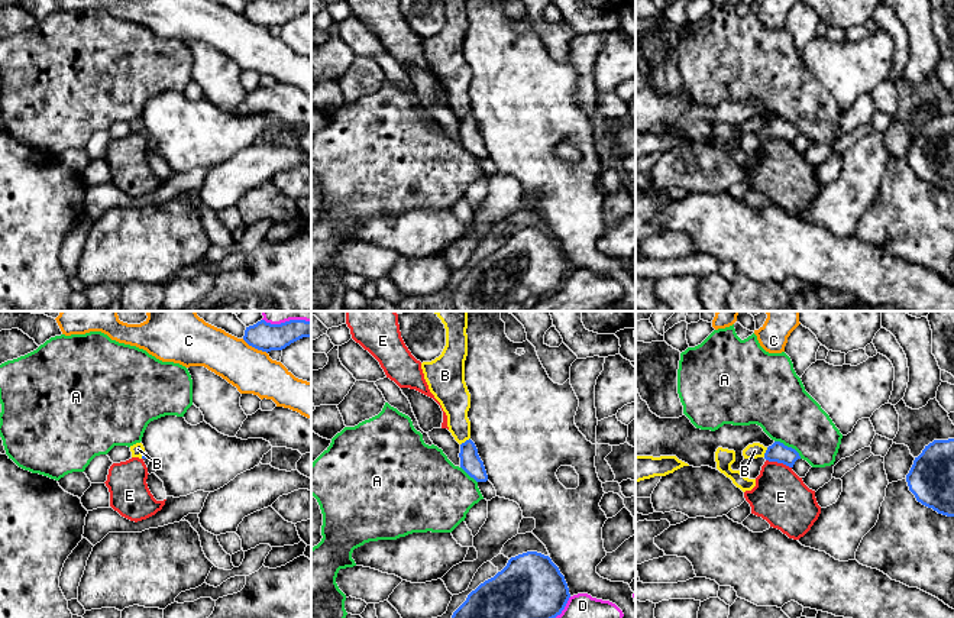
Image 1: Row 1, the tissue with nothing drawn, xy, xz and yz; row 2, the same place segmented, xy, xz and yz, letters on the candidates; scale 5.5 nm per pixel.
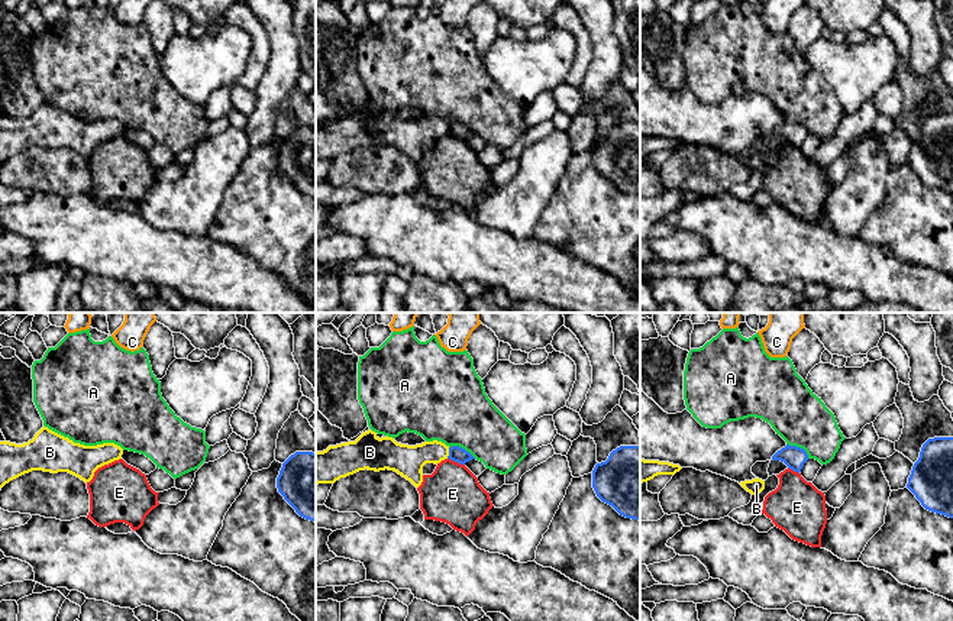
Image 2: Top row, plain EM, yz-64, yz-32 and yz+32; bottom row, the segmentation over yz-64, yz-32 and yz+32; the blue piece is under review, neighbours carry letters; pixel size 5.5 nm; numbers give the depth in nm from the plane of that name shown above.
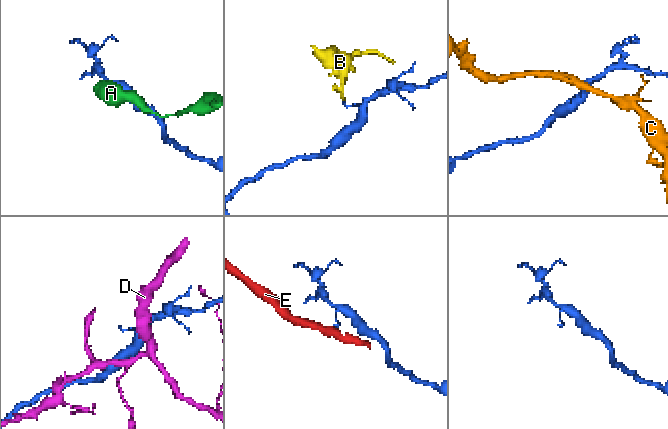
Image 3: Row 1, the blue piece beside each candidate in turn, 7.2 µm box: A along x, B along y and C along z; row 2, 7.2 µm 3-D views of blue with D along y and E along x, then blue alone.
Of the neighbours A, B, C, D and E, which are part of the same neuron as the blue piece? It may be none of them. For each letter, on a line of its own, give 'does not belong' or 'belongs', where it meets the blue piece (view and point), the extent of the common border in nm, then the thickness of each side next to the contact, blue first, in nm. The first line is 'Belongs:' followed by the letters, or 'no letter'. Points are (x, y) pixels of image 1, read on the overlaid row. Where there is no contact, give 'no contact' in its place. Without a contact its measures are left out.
Belongs: no letter
A: does not belong | yz (789, 447) | 180 nm | 110/320 nm
B: does not belong | xz (466, 440) | 70 nm | 120/170 nm
C: does not belong | xy (255, 348) | 170 nm | 160/240 nm
D: does not belong | xz (563, 608) | 150 nm | 360/140 nm
E: does not belong | yz (779, 462) | 150 nm | 110/300 nm

